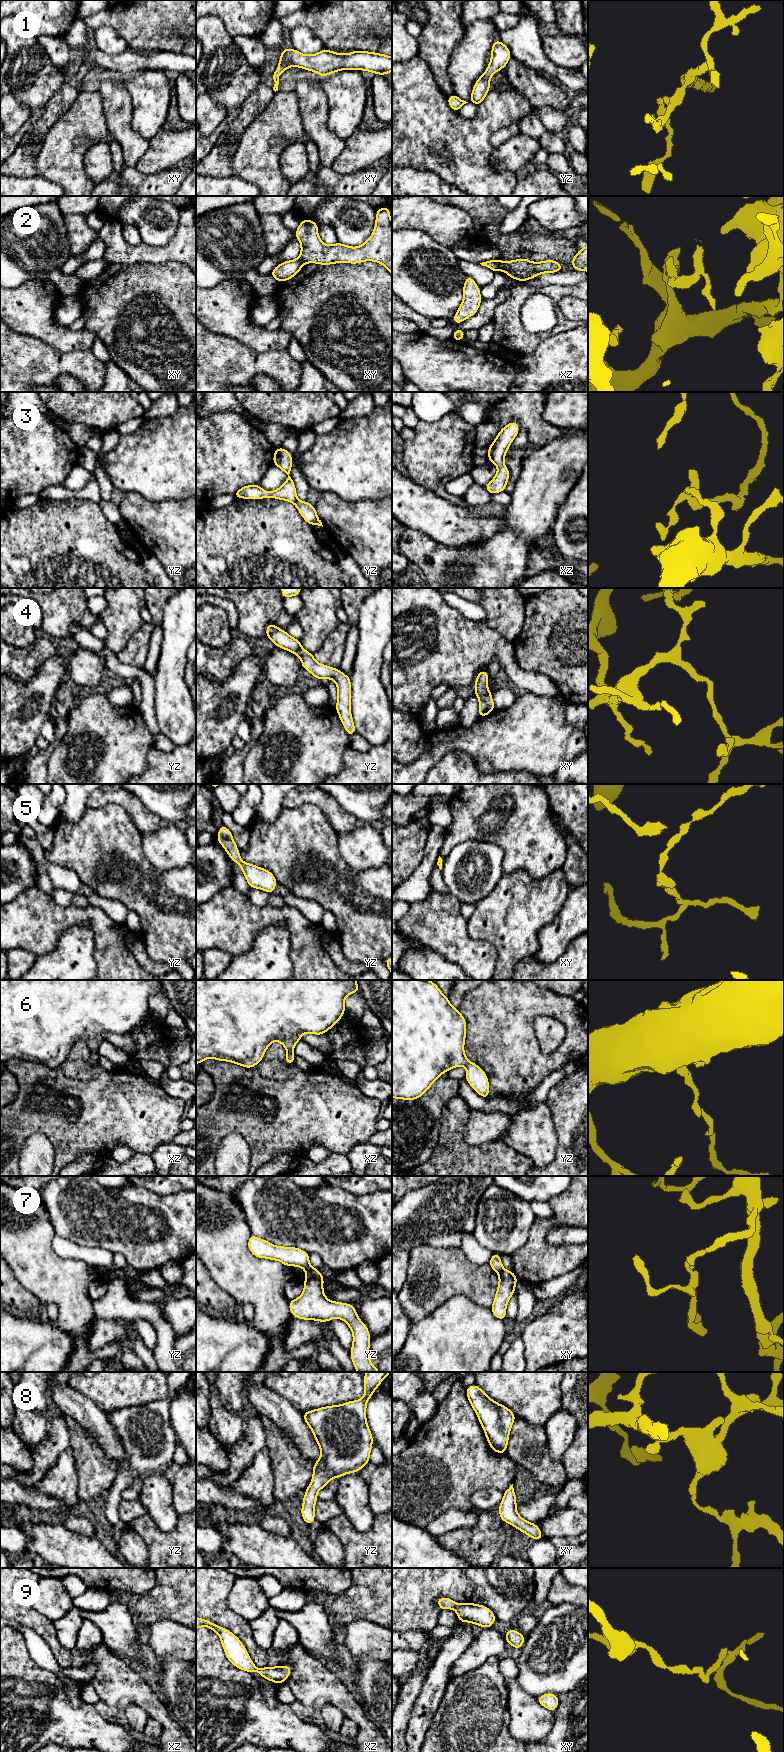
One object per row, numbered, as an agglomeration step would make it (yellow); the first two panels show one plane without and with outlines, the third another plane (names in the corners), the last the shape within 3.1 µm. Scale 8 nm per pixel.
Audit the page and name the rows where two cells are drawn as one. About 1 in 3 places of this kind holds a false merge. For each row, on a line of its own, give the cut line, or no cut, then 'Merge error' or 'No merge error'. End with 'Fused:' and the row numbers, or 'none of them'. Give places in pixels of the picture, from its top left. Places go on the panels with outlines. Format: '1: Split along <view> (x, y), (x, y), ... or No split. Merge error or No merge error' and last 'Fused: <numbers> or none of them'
1: No split. No merge error
2: Split along xz (497, 260), (500, 269). Merge error
3: No split. No merge error
4: No split. No merge error
5: No split. No merge error
6: No split. No merge error
7: Split along yz (313, 1268), (306, 1272). Merge error
8: No split. No merge error
9: No split. No merge error
Fused: 2, 7

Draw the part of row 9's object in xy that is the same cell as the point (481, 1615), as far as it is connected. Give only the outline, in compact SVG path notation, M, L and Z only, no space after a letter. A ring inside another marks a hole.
M439 1597L437 1605L441 1611L454 1609L457 1612L458 1622L473 1623L482 1628L493 1627L493 1623L497 1619L487 1606L477 1605L472 1602L459 1604L455 1603L451 1598Z

